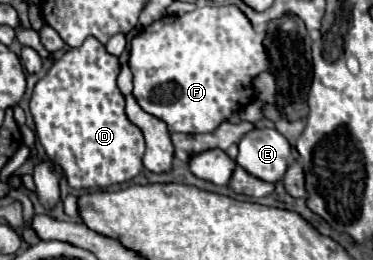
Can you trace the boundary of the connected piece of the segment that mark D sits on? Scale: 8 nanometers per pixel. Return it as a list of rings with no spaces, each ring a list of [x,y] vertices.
[[[87,37],[81,47],[65,51],[61,59],[57,59],[45,77],[41,77],[33,89],[31,97],[31,115],[35,119],[37,139],[43,145],[47,157],[63,169],[63,175],[71,189],[105,189],[115,183],[125,183],[137,177],[143,171],[143,153],[145,141],[143,133],[137,125],[133,125],[125,115],[125,97],[117,87],[119,75],[119,59],[107,53],[105,45],[95,37]]]

